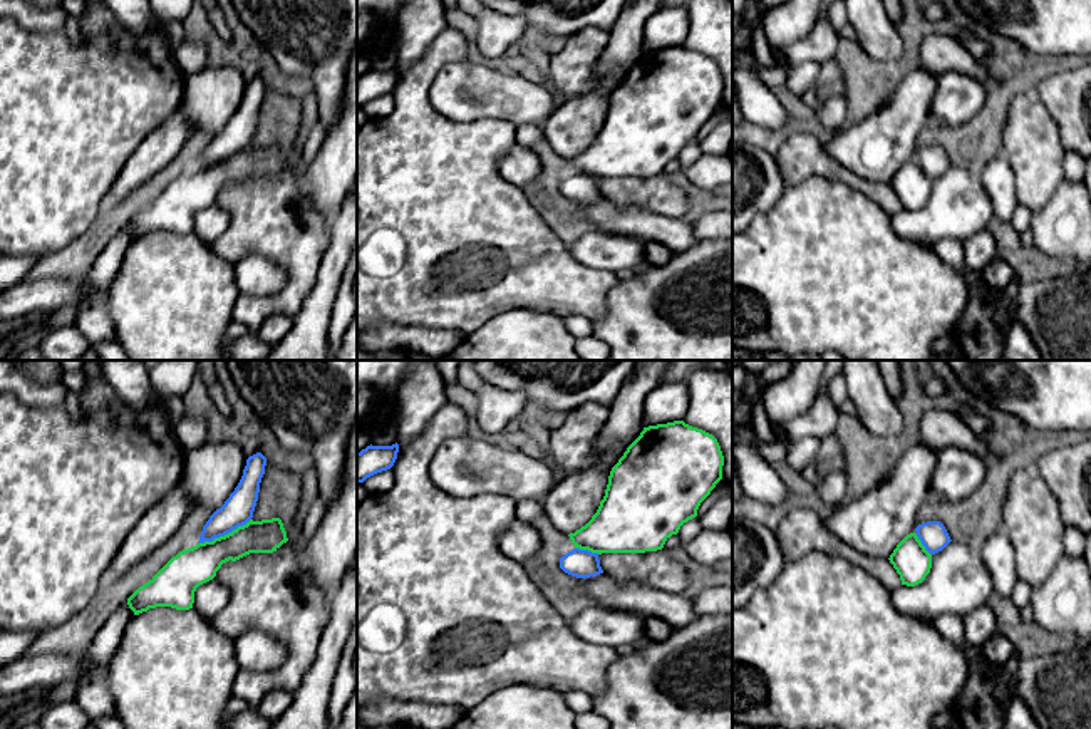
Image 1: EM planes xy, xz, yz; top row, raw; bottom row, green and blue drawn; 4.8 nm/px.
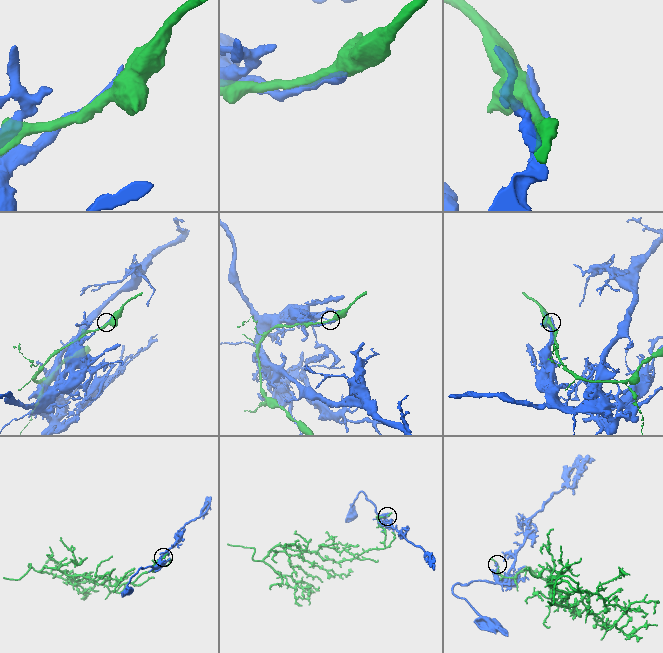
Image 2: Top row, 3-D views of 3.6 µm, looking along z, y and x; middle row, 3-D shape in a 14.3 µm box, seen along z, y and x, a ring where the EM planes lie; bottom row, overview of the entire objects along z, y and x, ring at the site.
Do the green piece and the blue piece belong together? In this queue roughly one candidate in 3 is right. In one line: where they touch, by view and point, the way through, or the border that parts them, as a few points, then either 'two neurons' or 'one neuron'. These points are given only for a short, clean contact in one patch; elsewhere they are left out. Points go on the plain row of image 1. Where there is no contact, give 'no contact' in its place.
contact xy (225, 160); two neurons

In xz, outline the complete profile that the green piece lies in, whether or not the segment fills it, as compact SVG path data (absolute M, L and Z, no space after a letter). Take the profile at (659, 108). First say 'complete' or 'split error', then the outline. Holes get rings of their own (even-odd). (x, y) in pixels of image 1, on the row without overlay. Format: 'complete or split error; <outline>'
complete; M684 45L644 52L612 92L597 137L568 161L575 173L598 179L662 174L684 147L697 141L701 127L722 104L722 90L717 64L702 54Z

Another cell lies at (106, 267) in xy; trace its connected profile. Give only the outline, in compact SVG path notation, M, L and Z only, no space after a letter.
M124 226L102 250L96 263L87 273L87 280L94 288L107 290L112 280L116 278L122 258L129 246L134 243L134 236L129 233L127 226Z

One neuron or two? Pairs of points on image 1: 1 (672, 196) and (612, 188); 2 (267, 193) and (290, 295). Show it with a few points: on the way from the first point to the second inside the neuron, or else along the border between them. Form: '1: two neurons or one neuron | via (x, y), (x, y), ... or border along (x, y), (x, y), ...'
1: one neuron | via (657, 195), (627, 191)
2: one neuron | via (277, 218), (295, 237), (295, 270)

